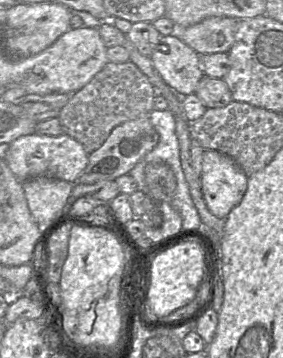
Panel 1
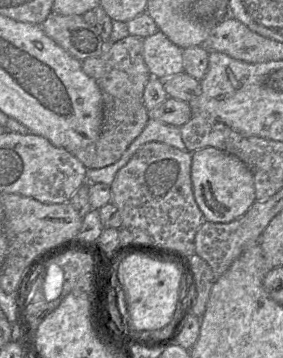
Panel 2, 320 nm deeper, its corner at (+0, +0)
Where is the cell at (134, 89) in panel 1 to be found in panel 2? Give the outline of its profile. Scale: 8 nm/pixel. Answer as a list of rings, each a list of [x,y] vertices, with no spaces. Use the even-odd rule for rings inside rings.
[[[102,93],[102,124],[96,141],[85,148],[71,151],[87,169],[99,169],[118,161],[128,146],[145,128],[149,120],[143,101],[124,102],[107,93]]]

